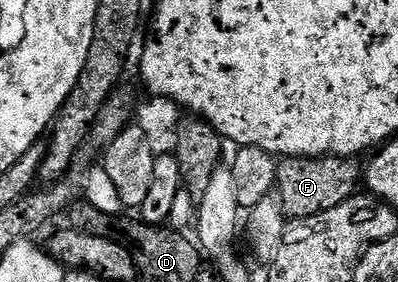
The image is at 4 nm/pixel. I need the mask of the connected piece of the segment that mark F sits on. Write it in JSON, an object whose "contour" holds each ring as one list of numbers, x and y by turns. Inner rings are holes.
{"contour":[[287,157,275,172,277,198,288,220,304,219,325,213,356,194,361,187,361,167,351,157]]}

